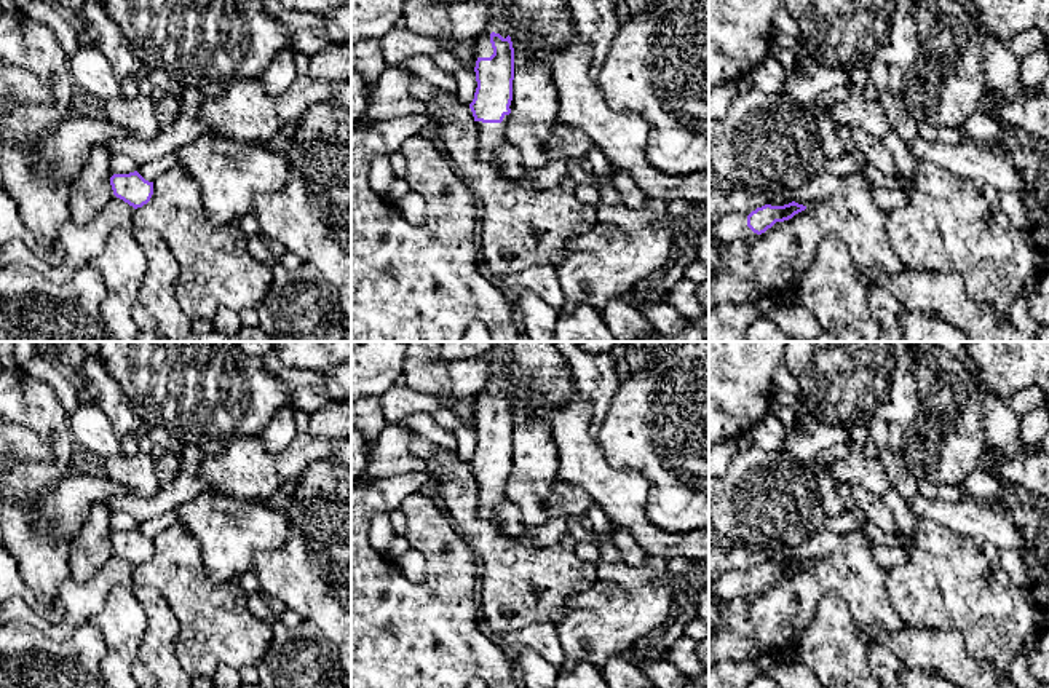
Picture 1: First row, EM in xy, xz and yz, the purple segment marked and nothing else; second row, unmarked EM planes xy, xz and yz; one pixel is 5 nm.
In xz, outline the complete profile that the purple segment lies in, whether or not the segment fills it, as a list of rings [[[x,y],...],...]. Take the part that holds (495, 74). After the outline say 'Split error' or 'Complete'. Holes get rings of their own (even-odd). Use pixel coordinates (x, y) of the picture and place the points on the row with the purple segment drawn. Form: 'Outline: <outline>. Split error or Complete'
Outline: [[[498,5],[490,24],[476,38],[477,88],[469,104],[476,121],[477,158],[495,164],[501,174],[505,171],[497,148],[506,142],[506,125],[513,107],[514,48],[511,30],[506,8]]]. Split error

